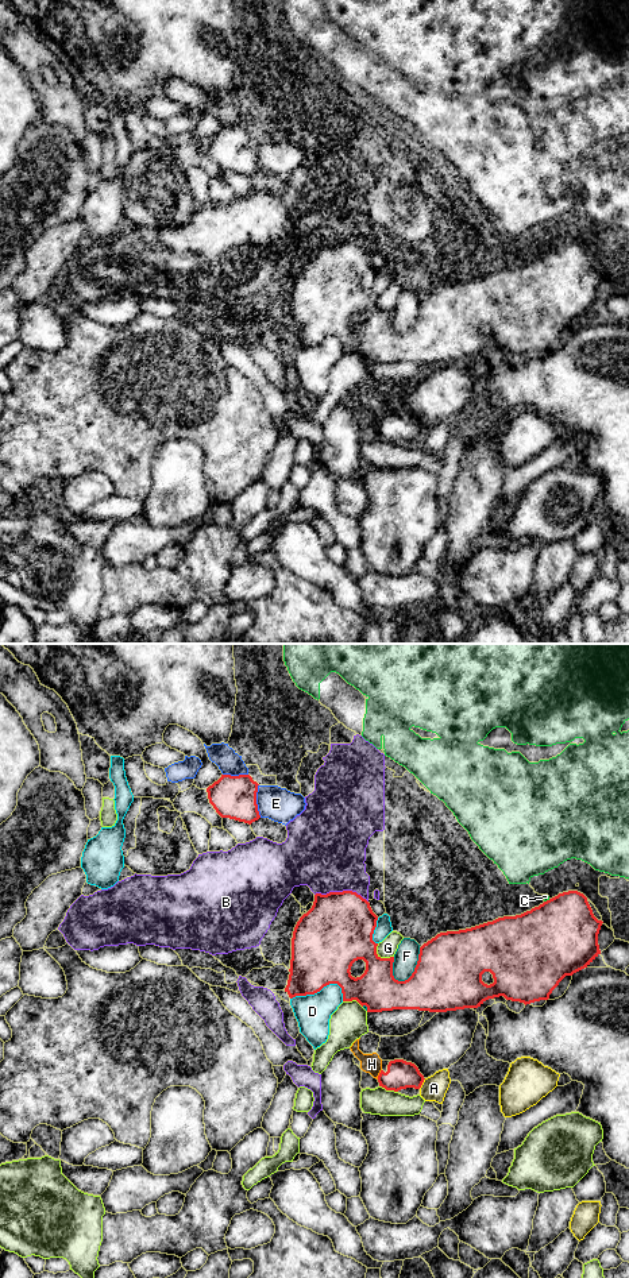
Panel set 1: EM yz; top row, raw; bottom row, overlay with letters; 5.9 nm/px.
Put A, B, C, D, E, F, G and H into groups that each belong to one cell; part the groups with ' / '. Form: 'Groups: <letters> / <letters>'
Groups: A / B / C / D / E / F H / G

